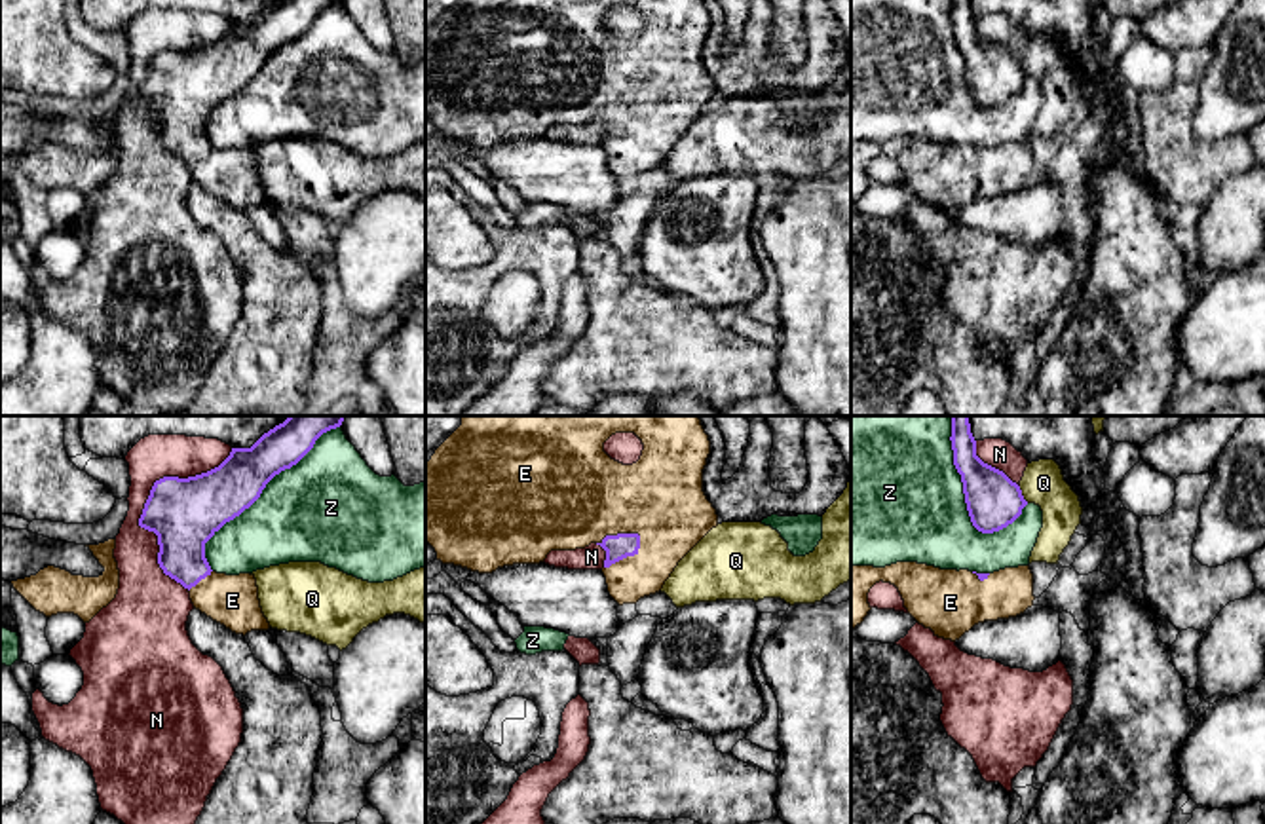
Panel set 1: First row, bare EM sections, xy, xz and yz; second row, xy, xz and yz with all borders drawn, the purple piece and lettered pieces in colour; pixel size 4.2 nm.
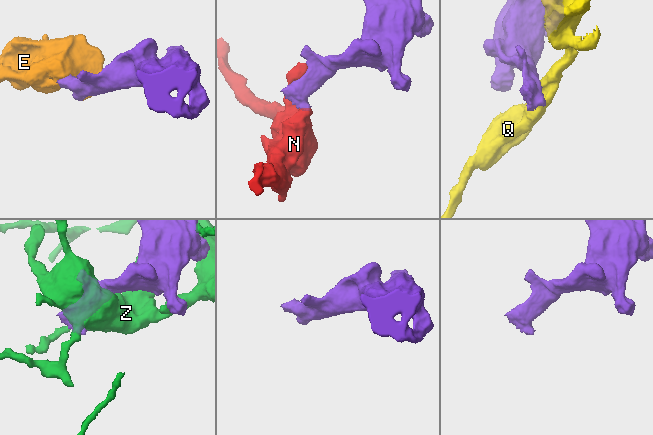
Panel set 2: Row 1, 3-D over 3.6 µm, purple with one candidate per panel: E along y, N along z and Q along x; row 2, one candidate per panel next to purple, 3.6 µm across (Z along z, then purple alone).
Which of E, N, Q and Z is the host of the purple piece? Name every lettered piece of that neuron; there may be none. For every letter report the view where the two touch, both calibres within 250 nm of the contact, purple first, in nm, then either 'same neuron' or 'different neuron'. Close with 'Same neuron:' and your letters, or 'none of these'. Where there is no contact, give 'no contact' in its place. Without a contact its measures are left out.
E: contact in xz; calibres 110 and 320 nm; same neuron
N: contact in xy; calibres 300 and 190 nm; different neuron
Q: contact in yz; calibres 240 and 180 nm; different neuron
Z: contact in xy; calibres 240 and 440 nm; different neuron
Same neuron: E

